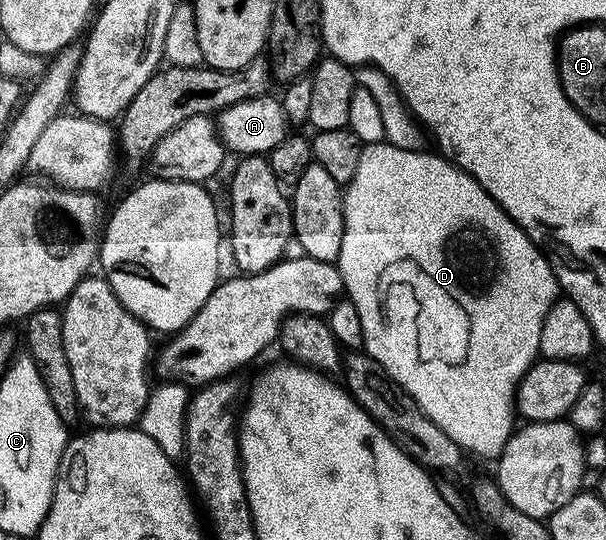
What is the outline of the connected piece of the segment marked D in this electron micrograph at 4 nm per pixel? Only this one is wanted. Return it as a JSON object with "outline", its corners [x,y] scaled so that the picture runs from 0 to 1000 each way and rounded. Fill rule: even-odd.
{"outline":[[[635,261],[606,265],[594,283],[594,306],[587,306],[587,328],[569,341],[564,385],[568,387],[568,454],[561,454],[561,476],[556,498],[564,509],[564,530],[569,544],[587,565],[594,580],[594,596],[601,600],[601,631],[597,641],[606,657],[614,659],[693,750],[696,763],[764,837],[790,843],[795,850],[820,852],[832,824],[850,796],[851,726],[855,709],[868,685],[889,663],[891,609],[898,609],[898,587],[904,587],[904,572],[924,552],[924,533],[914,498],[903,483],[893,457],[886,457],[832,394],[832,387],[805,359],[769,317],[761,317],[741,294],[728,285],[701,287],[701,278],[675,280],[657,276]]]}

